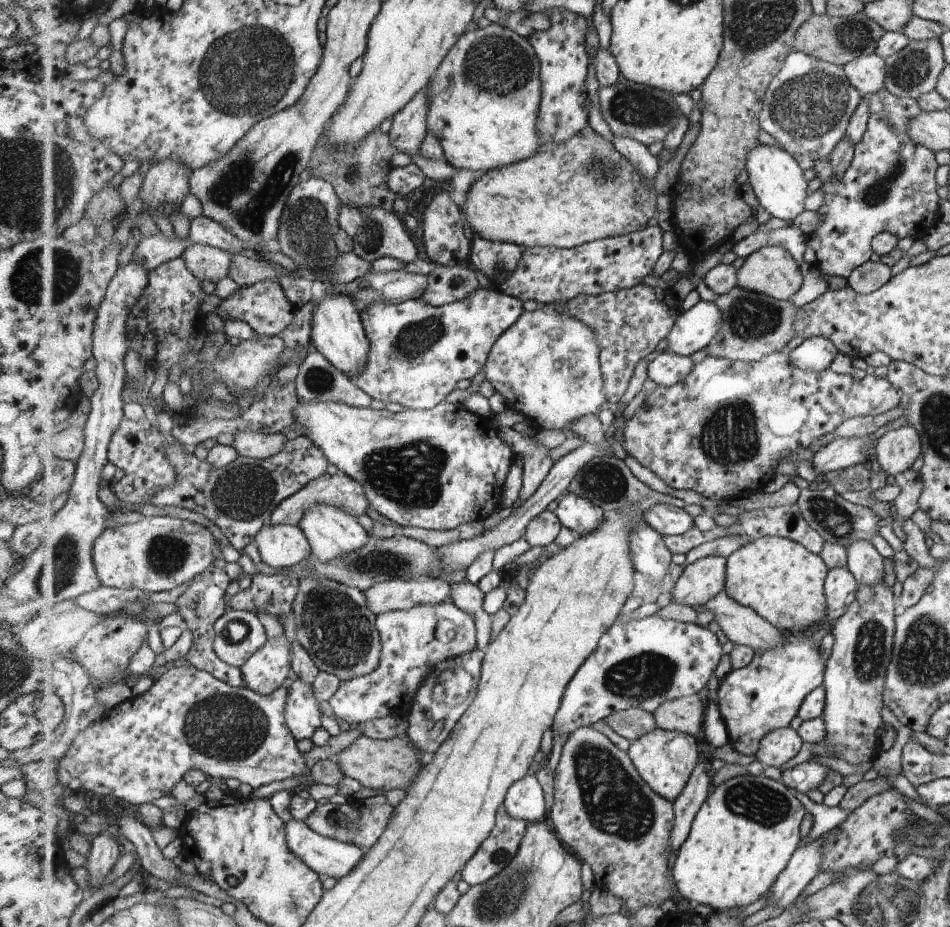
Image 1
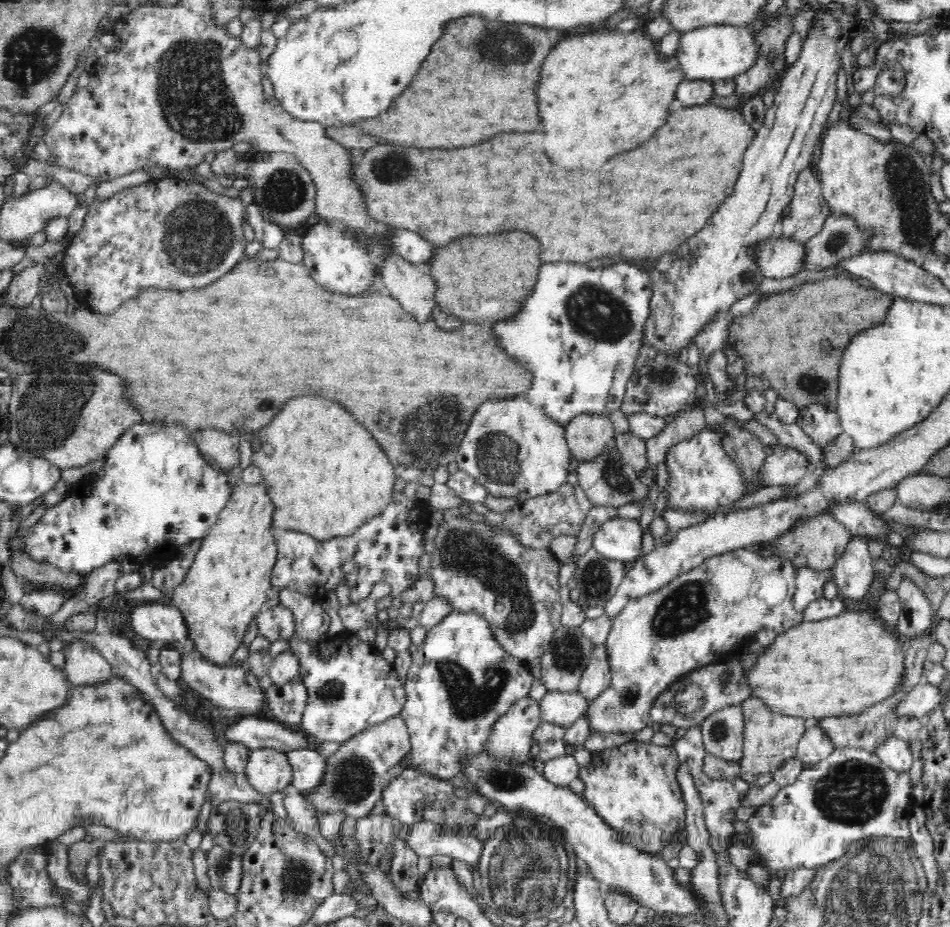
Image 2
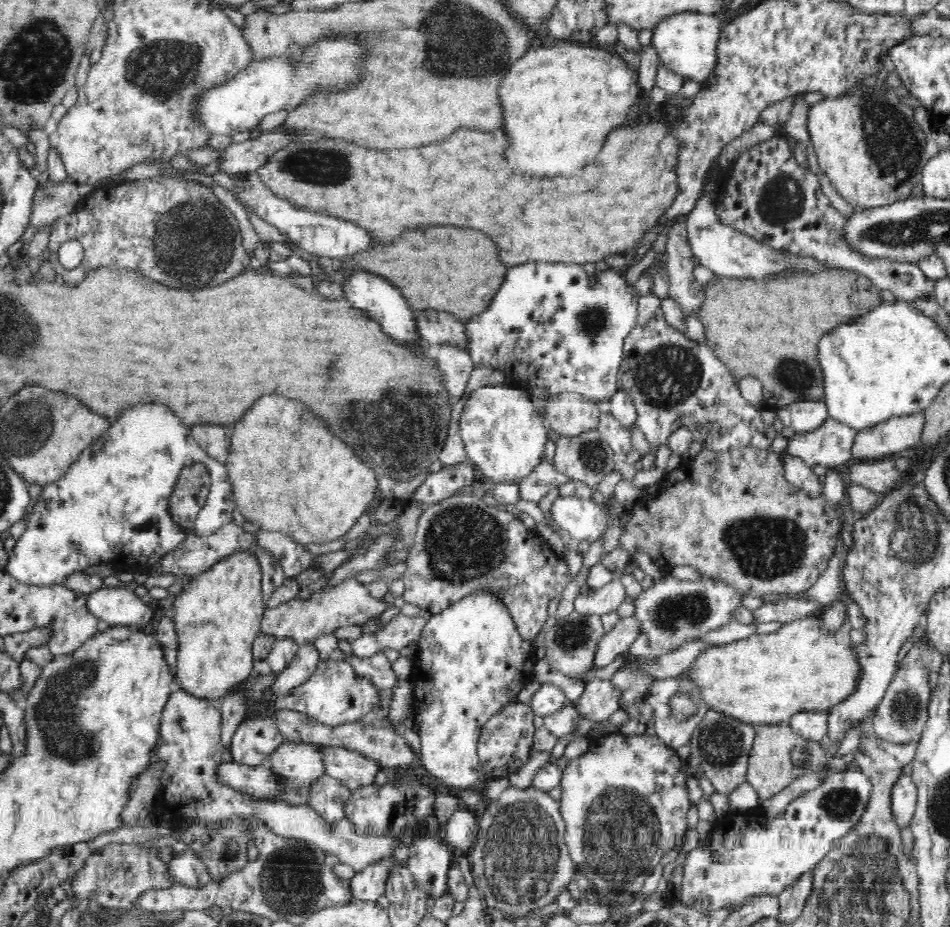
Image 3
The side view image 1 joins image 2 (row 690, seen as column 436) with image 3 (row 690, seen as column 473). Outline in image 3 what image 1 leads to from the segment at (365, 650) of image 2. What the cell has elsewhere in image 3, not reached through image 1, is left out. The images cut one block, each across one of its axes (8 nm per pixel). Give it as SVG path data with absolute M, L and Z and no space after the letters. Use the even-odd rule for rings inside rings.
M321 660L316 671L292 696L275 700L277 710L294 710L327 726L344 726L361 721L368 712L380 708L380 693L375 683L368 678L358 677L354 667L347 661Z

